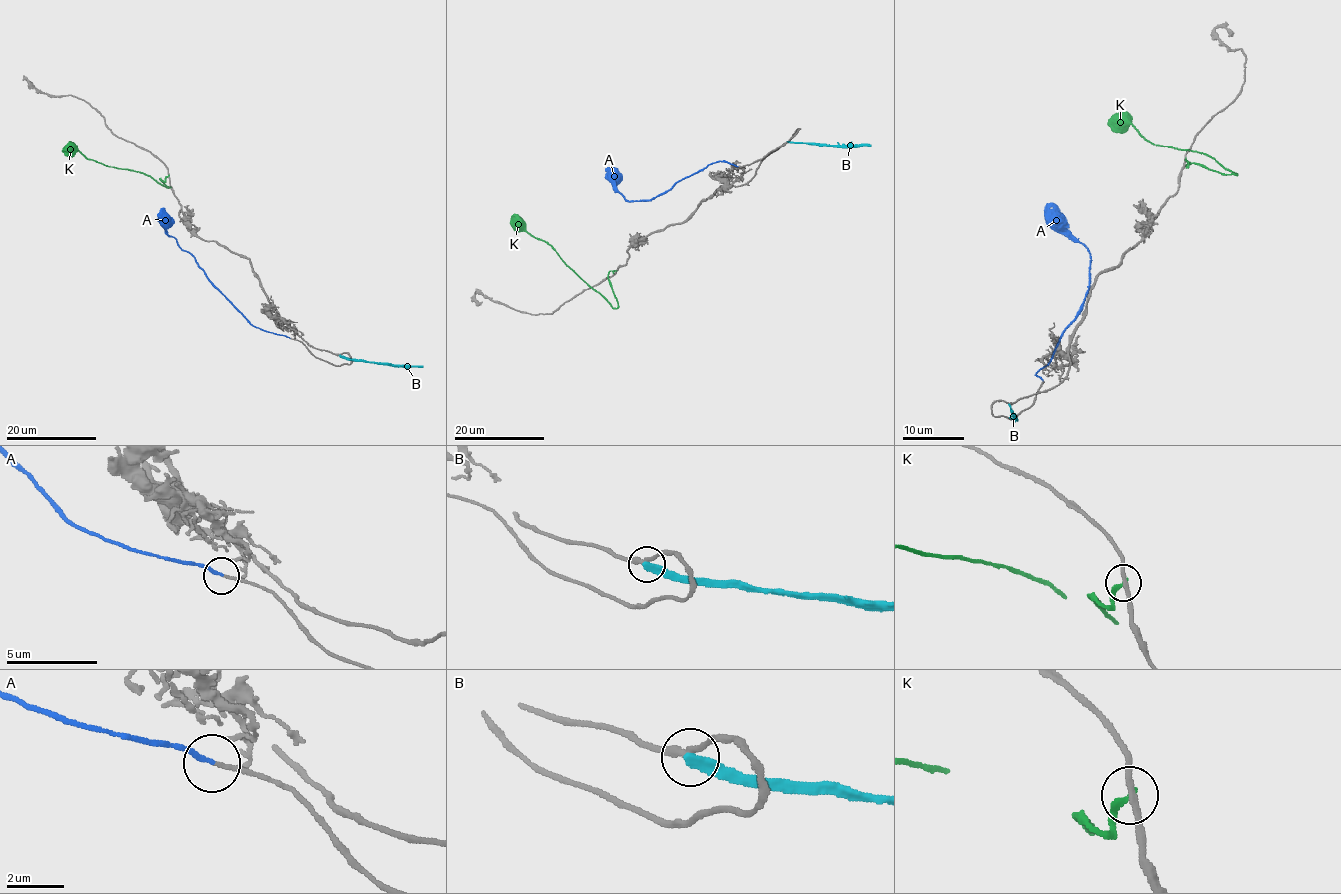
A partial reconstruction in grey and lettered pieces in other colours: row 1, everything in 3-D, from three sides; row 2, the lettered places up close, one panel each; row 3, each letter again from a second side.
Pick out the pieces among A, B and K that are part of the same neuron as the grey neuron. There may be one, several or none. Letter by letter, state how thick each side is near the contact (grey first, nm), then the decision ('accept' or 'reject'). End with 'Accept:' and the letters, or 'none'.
A: calibres 140 and 170 nm; accept
B: calibres 220 and 320 nm; reject
K: calibres 200 and 240 nm; reject
Accept: A

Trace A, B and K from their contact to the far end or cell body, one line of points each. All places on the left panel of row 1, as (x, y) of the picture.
A: (289, 338), (253, 326), (206, 275), (196, 260), (166, 232), (160, 208)
B: (340, 355), (423, 367)
K: (168, 175), (164, 181), (160, 179), (169, 186), (166, 186), (143, 173), (106, 166), (65, 147)

